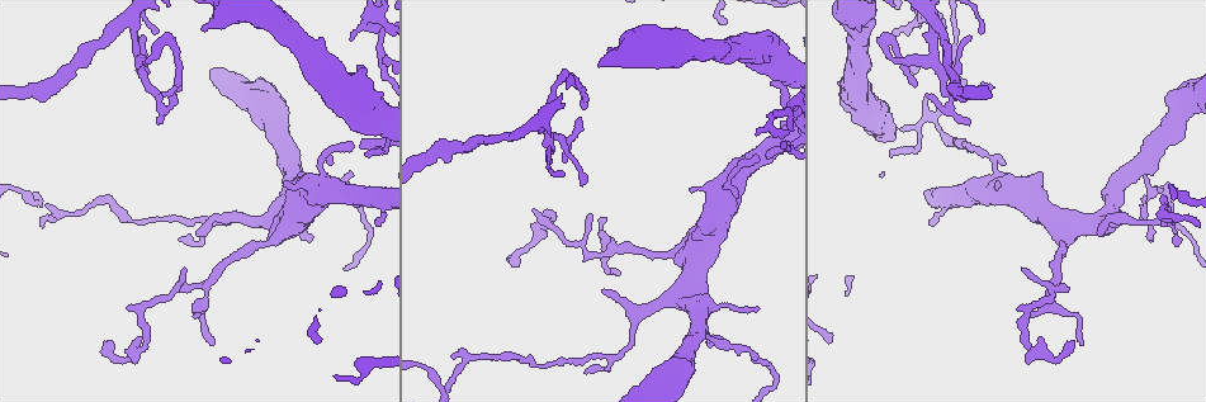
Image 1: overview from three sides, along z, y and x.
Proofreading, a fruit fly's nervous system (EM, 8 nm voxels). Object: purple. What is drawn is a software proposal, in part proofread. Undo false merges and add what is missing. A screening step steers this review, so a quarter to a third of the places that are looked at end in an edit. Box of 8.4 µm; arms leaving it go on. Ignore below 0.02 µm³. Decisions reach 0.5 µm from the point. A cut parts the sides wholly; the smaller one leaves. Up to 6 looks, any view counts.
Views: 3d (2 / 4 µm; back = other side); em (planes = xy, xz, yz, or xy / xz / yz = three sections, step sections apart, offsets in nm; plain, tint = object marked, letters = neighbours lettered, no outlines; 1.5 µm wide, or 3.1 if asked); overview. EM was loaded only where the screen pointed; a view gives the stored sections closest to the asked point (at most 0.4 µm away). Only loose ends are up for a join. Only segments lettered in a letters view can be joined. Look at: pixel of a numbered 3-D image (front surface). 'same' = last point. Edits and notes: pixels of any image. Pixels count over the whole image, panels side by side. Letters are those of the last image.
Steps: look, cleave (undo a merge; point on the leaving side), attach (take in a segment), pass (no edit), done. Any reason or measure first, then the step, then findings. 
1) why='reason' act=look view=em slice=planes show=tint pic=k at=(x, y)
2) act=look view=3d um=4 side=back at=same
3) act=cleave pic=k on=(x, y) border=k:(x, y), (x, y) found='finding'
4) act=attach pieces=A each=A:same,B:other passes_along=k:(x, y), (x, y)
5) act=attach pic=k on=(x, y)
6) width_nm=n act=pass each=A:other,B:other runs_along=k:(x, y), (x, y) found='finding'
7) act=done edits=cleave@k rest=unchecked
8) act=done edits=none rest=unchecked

why='an open end' act=look view=em slice=yz step=4 show=letters pic=1 at=(197, 231)

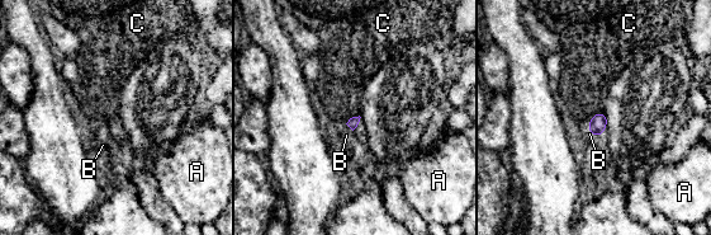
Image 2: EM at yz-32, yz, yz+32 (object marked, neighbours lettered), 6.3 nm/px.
why='cut it another way' act=look view=em slice=planes show=letters at=same

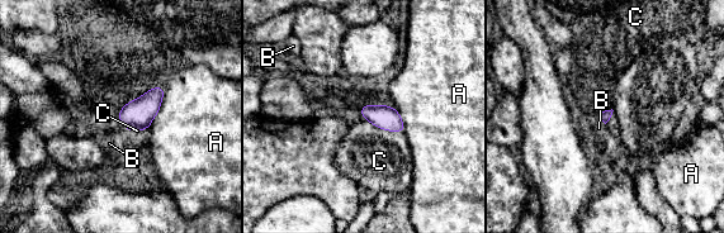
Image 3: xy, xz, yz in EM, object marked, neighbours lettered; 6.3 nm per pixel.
act=attach pieces=B each=A:other,B:same,C:other found='it goes on there'

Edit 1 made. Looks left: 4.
why='see it whole again' act=look view=overview

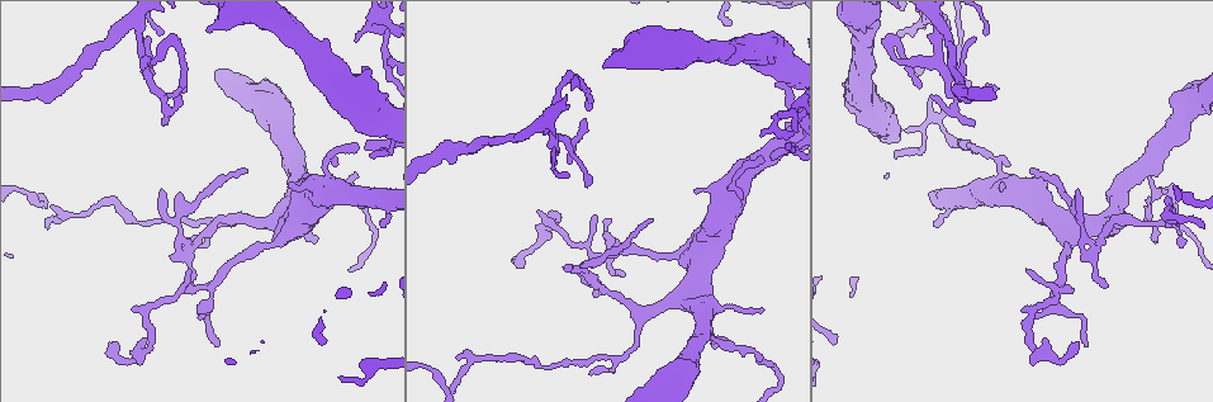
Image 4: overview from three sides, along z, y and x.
why='branch stops here' act=look view=em slice=xz step=4 show=letters pic=4 at=(582, 119)

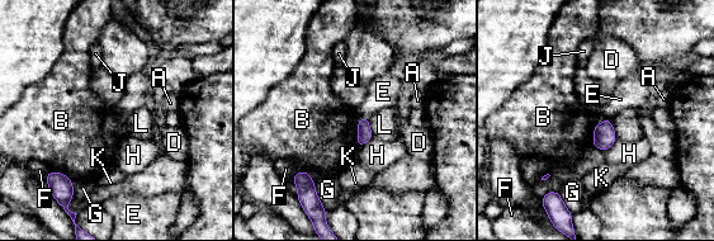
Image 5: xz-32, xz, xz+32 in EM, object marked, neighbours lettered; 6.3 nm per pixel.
act=pass each=A:other,B:other,D:other,E:other,F:other,G:other,H:other,J:other,K:other,L:other border=5:(360, 117), (358, 121), (356, 147) found='none of them fits'

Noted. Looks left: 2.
why='thin end' act=look view=em slice=xz step=8 show=letters pic=4 at=(776, 83)

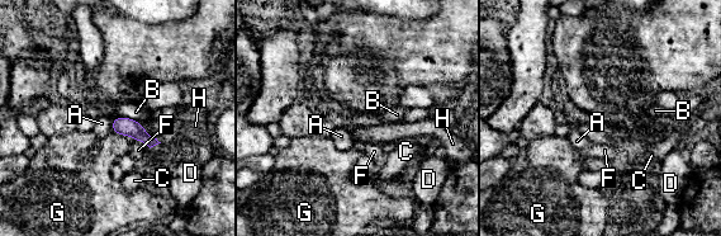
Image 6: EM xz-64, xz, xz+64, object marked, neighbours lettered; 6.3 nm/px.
act=look view=em slice=planes show=letters at=same

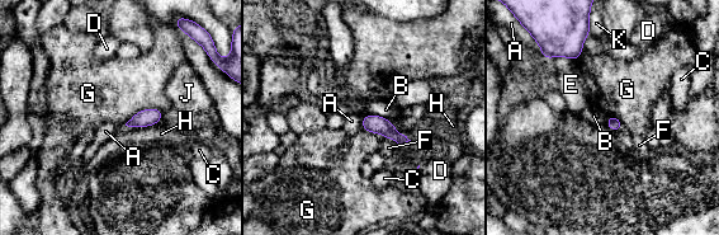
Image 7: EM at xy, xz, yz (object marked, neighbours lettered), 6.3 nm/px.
act=pass each=A:other,B:other,C:other,D:other,E:other,F:other,G:other,H:other,J:other,K:other border=7:(164, 112), (143, 108), (124, 125) found='none of them fits'

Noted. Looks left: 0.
act=done edits=attach@3 rest=unchecked

